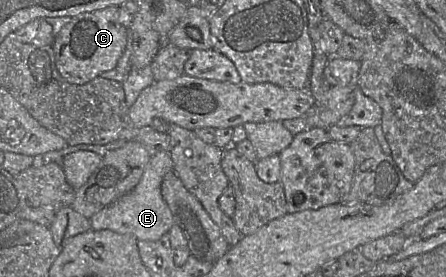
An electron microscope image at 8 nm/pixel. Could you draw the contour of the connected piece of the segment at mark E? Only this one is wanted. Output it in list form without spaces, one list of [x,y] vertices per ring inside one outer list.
[[[169,151],[153,154],[138,184],[130,192],[104,207],[89,219],[91,229],[109,229],[120,234],[131,234],[137,240],[156,241],[160,239],[169,232],[174,224],[173,214],[161,194],[163,178],[171,170],[173,170],[173,161]]]

